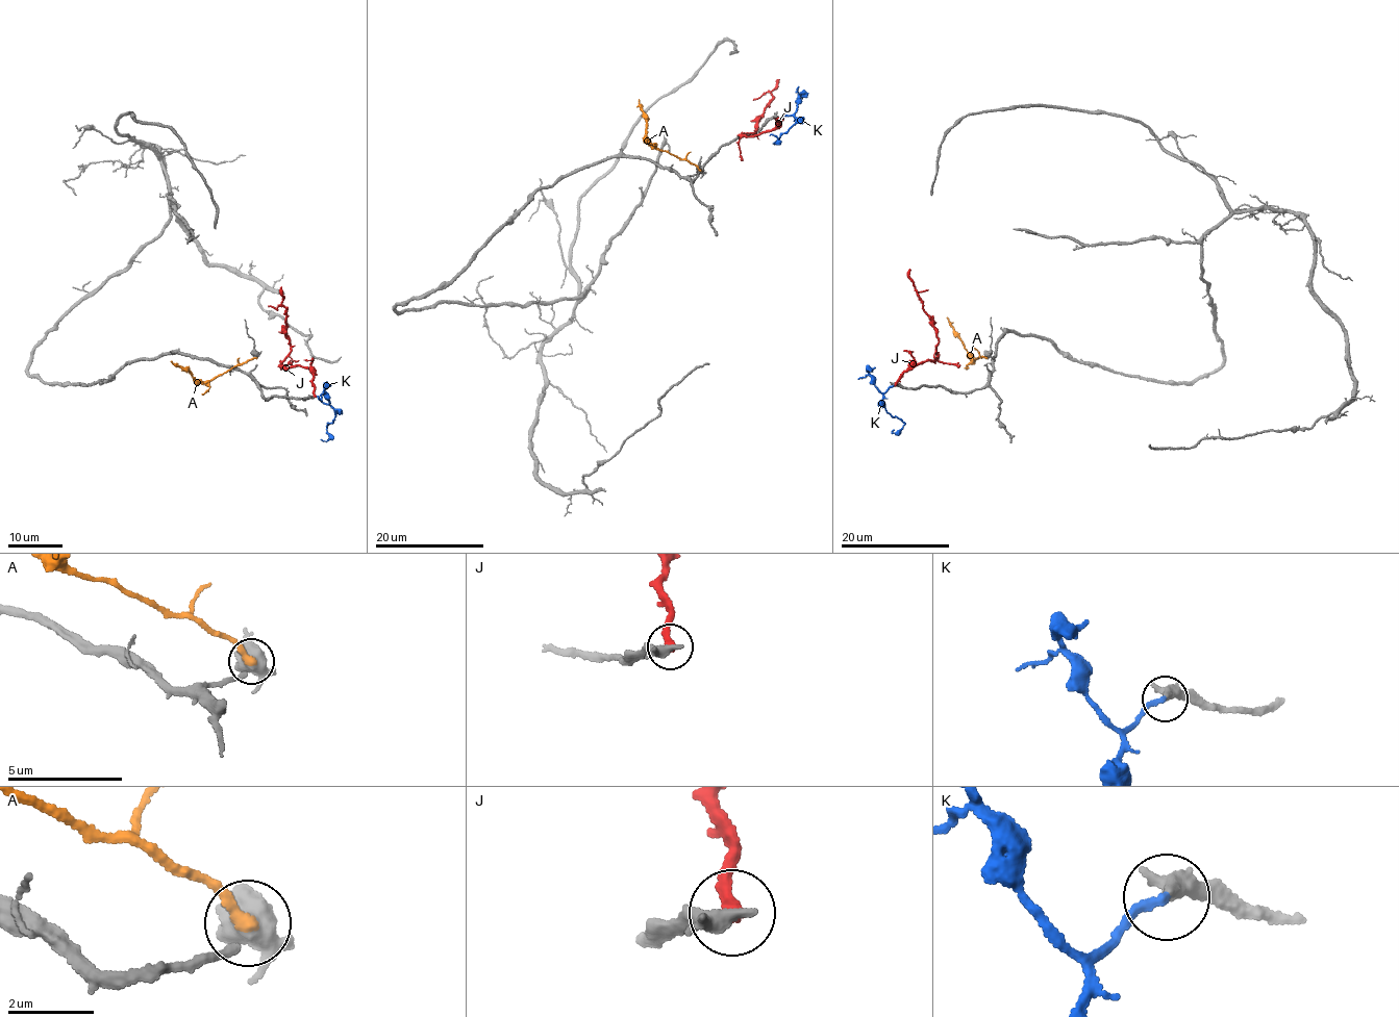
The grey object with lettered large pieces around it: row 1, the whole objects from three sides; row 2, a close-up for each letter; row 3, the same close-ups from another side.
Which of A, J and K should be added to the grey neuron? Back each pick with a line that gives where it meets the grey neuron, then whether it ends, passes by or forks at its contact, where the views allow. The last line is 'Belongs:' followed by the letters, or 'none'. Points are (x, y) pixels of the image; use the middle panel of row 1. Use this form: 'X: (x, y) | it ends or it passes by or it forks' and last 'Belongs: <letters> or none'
Belongs: none

